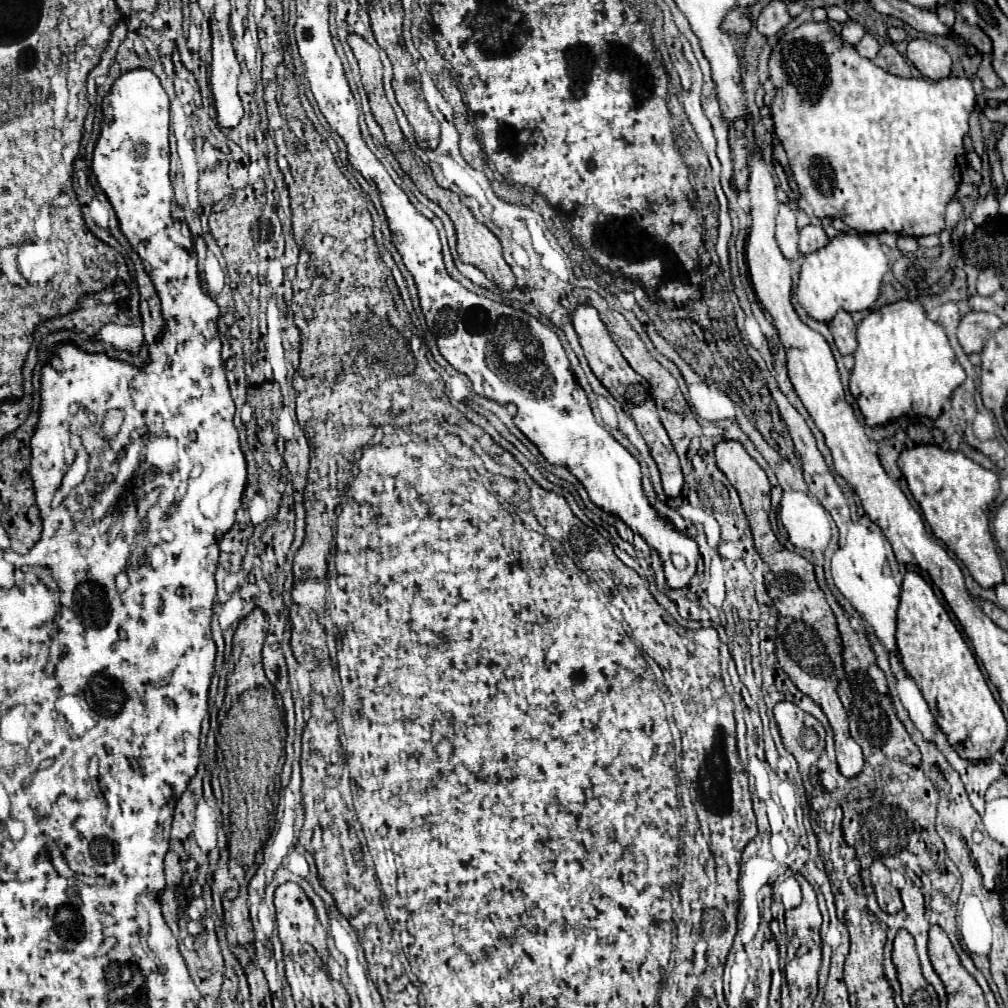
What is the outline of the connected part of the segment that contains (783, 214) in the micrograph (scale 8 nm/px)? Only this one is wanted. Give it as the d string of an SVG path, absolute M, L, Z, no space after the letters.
M778 205L776 215L776 241L784 253L784 257L794 259L798 255L798 229L796 229L796 213L786 205Z

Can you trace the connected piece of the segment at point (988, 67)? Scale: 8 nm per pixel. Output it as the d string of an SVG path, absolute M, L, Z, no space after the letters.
M982 54L982 63L978 69L976 77L979 78L984 87L989 90L994 90L1004 86L1003 81L997 76L992 66L992 57Z

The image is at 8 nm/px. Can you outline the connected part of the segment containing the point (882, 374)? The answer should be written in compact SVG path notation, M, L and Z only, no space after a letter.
M898 301L878 311L870 311L858 325L856 339L858 339L858 347L854 351L856 365L850 375L850 395L856 399L870 427L888 425L890 421L900 417L924 415L930 419L938 419L942 413L944 401L966 379L966 373L956 361L944 329L938 323L932 323L930 319L926 319L926 313L918 303Z

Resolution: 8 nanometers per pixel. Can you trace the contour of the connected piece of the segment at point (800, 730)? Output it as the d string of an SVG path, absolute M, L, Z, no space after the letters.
M788 701L776 703L776 707L774 707L774 719L778 723L780 737L782 737L782 743L784 743L786 751L790 751L796 757L796 761L798 761L798 769L800 769L800 775L802 775L802 781L804 781L808 797L818 795L820 791L824 791L824 787L820 785L820 777L818 777L820 771L816 767L818 757L824 751L824 737L826 737L824 727L818 723L816 717L804 713L800 707L796 707L794 703L788 703Z

